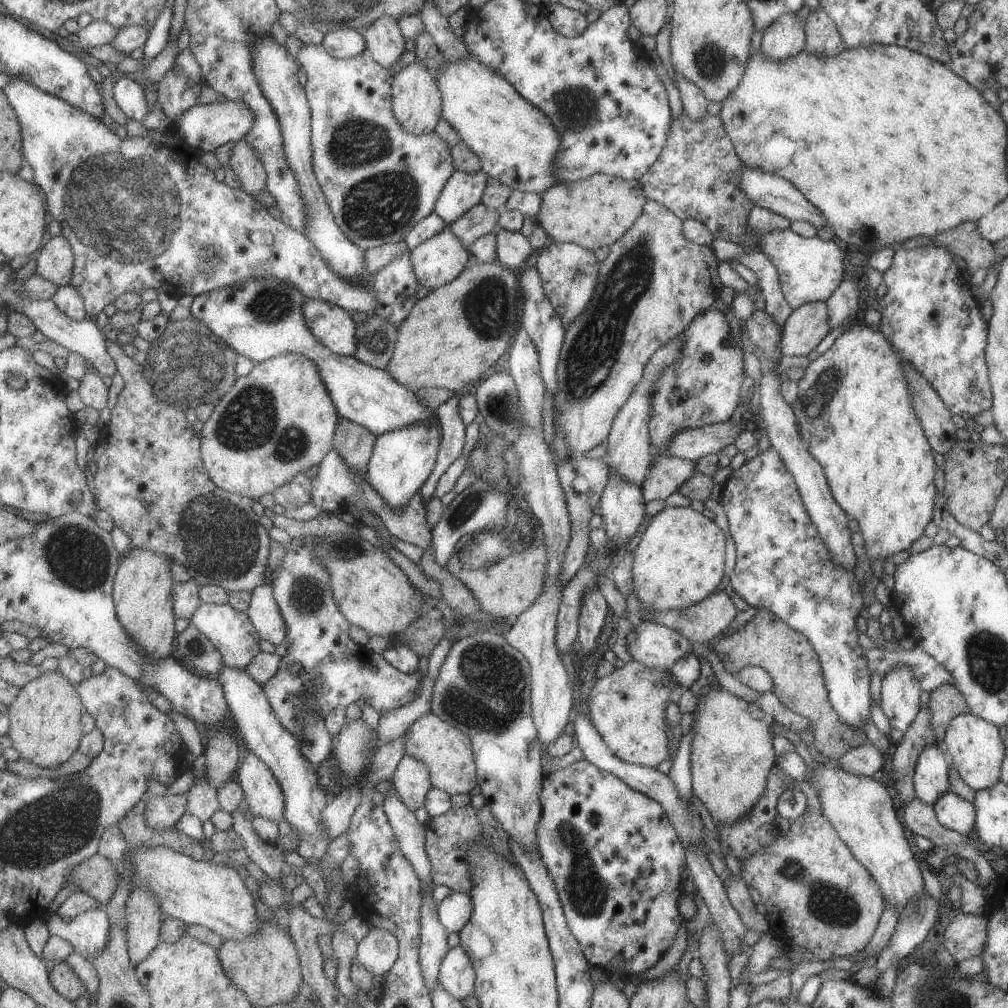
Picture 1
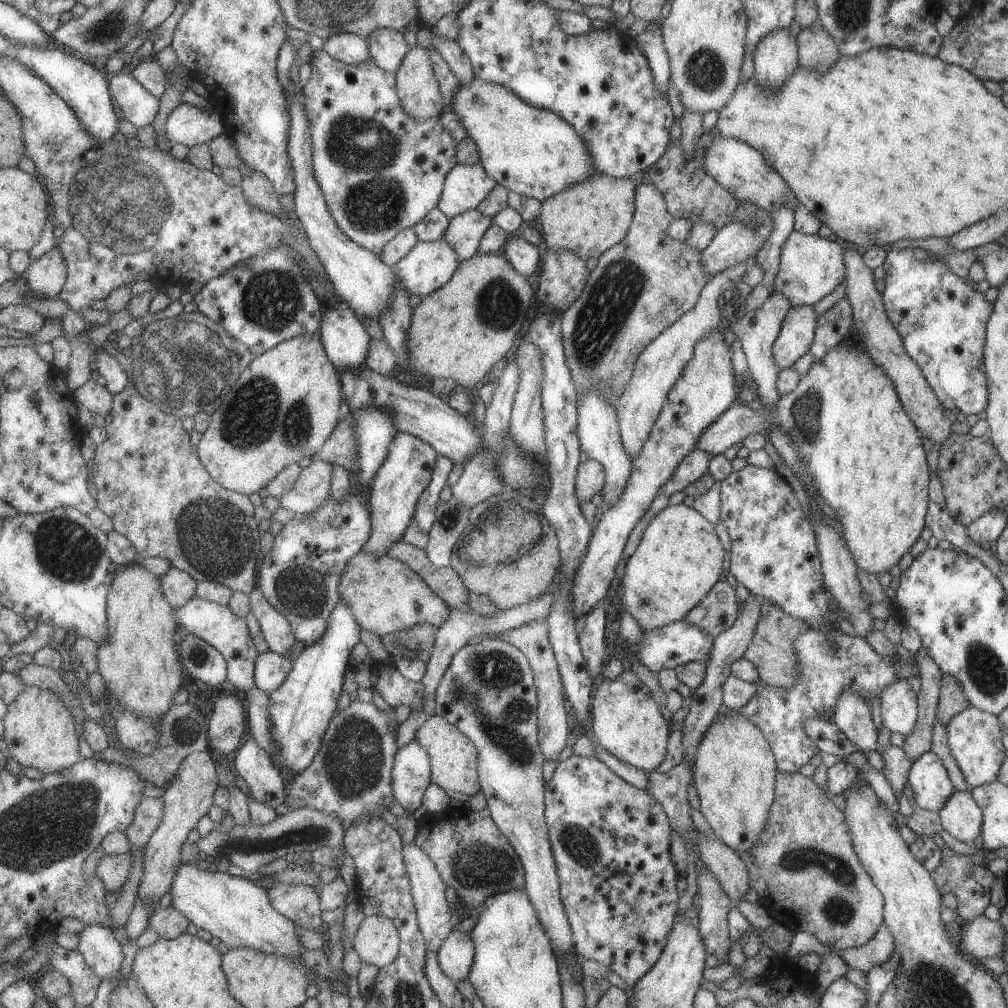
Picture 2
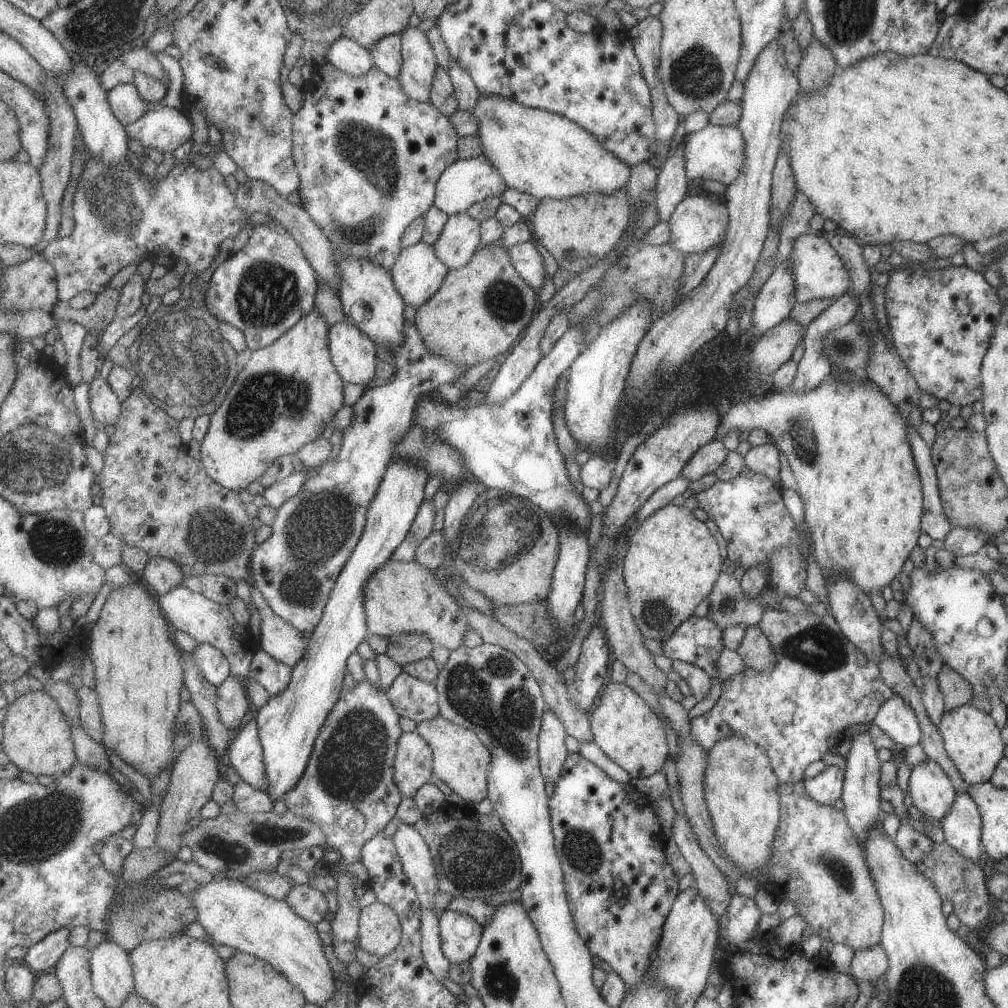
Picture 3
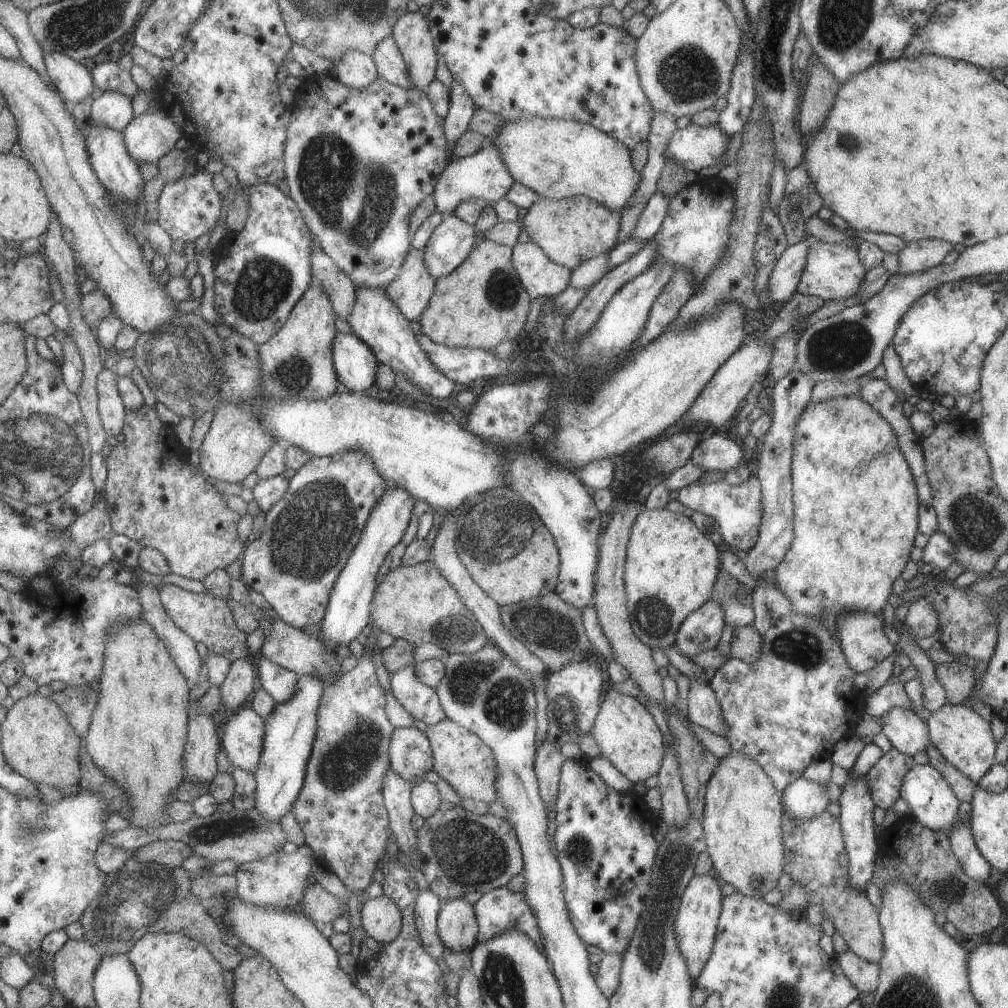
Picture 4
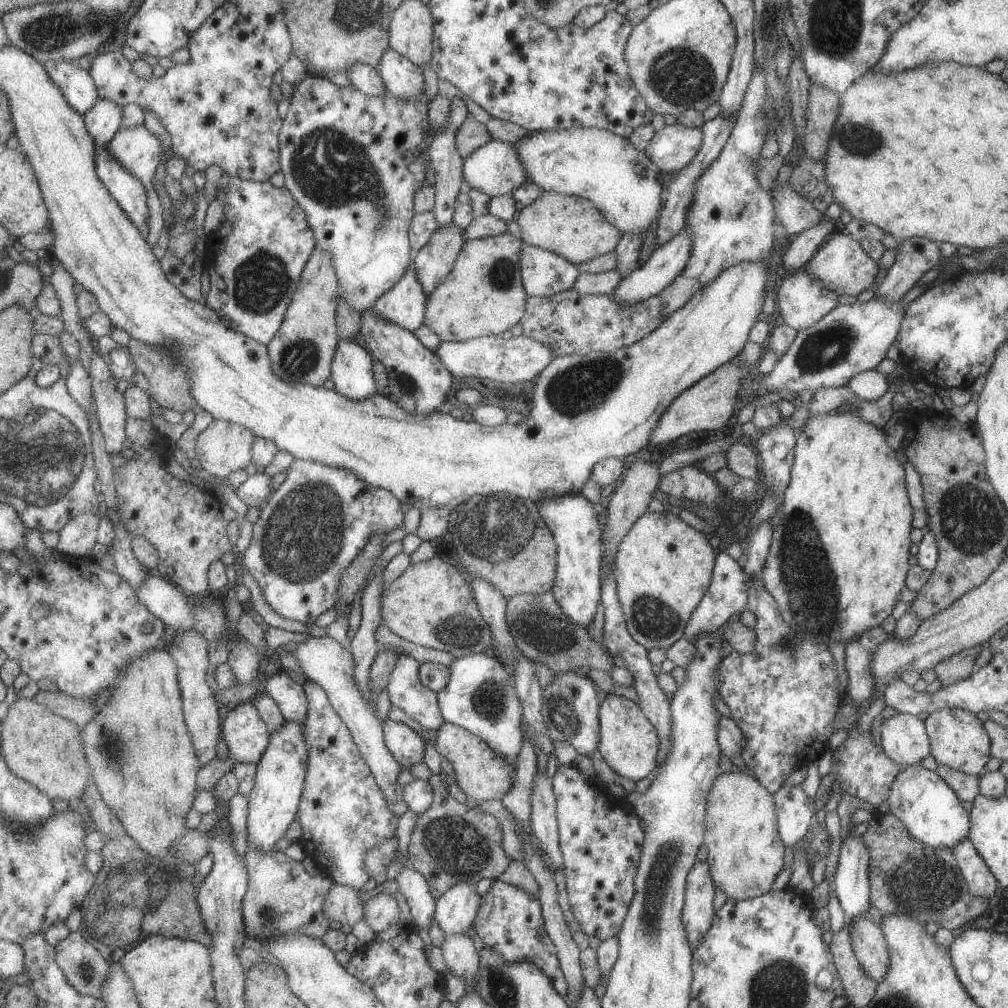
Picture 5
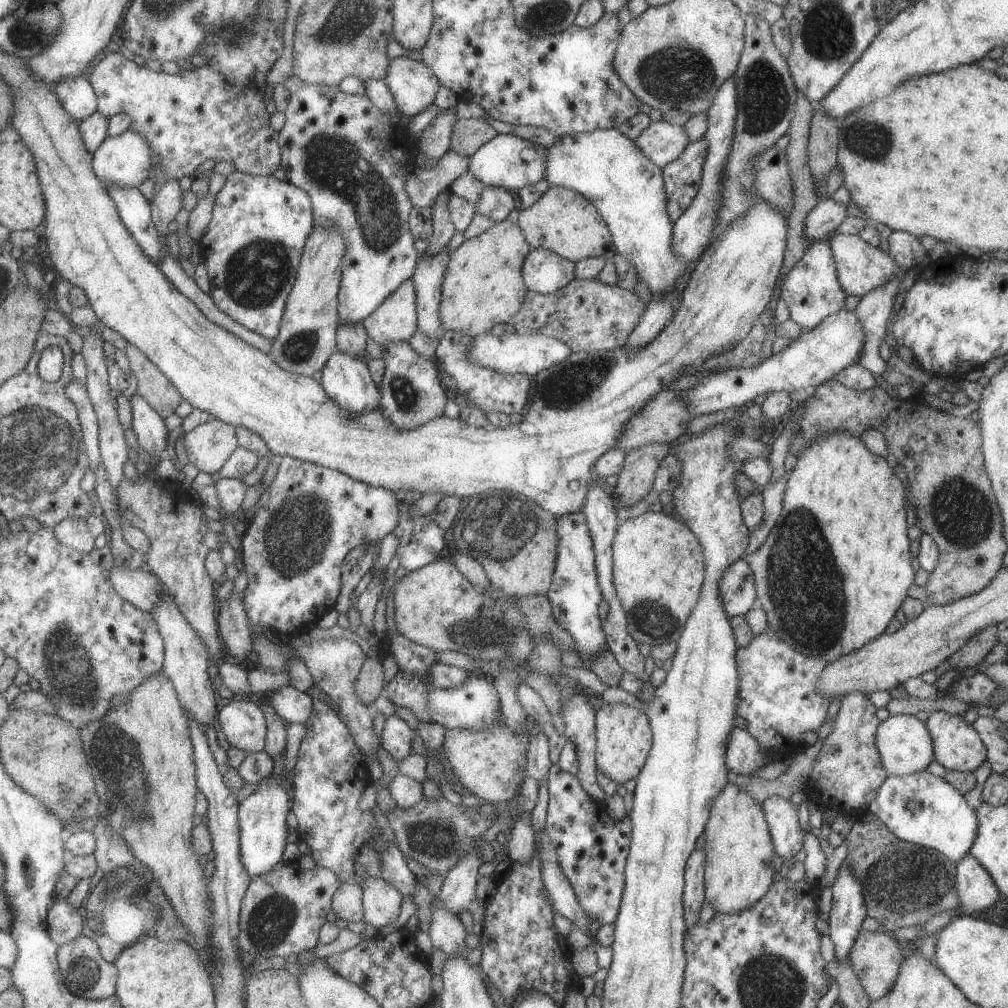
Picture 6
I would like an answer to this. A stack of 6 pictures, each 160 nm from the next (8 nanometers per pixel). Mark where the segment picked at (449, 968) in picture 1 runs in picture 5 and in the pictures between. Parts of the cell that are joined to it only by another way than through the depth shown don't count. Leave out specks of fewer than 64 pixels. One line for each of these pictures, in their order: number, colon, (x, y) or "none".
2: (456, 956)
3: (461, 935)
4: (457, 924)
5: (456, 910)

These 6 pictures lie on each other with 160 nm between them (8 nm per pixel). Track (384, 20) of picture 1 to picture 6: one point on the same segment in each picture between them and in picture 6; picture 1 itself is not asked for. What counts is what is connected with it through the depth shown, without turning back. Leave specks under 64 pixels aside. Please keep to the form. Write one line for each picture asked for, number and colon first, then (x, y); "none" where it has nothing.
2: (389, 47)
3: (388, 56)
4: (391, 64)
5: (404, 79)
6: (414, 85)

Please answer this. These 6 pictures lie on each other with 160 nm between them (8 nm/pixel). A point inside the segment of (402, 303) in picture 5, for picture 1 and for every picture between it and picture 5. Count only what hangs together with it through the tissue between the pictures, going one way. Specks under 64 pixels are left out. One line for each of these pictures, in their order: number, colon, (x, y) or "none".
1: (440, 260)
2: (428, 267)
3: (419, 274)
4: (412, 290)

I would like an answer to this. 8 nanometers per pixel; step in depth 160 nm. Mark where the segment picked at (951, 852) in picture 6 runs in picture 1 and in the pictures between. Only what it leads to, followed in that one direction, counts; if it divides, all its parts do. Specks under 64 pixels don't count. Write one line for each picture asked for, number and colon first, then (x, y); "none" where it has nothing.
1: (930, 778)
2: (927, 777)
3: (931, 793)
4: (932, 804)
5: (929, 810)

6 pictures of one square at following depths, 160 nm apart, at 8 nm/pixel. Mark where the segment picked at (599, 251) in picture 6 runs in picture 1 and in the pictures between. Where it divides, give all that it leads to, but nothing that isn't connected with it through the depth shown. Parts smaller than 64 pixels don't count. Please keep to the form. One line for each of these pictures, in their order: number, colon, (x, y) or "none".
1: (595, 211)
2: (589, 217)
3: (576, 231)
4: (569, 231)
5: (570, 226)

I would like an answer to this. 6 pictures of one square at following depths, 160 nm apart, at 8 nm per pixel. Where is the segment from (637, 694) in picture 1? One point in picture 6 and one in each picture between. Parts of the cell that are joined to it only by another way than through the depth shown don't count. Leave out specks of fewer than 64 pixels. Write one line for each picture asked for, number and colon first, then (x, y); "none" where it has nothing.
2: (626, 721)
3: (626, 730)
4: (626, 734)
5: (628, 743)
6: (622, 735)

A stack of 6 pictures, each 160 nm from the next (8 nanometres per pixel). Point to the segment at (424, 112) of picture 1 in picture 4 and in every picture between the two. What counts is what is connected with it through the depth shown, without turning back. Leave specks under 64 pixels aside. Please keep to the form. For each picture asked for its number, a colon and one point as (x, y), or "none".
2: (418, 85)
3: (420, 67)
4: (413, 33)

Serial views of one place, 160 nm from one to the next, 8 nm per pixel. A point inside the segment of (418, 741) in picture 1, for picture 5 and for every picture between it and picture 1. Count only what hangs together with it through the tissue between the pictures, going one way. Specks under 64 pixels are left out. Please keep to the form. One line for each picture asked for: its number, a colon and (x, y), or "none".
2: (454, 757)
3: (461, 761)
4: (460, 758)
5: (482, 775)

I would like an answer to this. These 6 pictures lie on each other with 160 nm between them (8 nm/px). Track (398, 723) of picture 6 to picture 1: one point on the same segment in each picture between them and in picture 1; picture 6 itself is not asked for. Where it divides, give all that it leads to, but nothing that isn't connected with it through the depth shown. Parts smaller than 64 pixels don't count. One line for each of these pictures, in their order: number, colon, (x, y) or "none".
1: (412, 780)
2: (412, 775)
3: (414, 766)
4: (411, 754)
5: (404, 743)

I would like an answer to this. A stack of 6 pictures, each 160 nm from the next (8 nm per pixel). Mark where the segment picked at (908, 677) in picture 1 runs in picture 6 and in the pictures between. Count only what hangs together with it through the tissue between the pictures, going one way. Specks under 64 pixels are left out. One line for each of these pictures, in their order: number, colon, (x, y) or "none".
2: (898, 707)
3: (894, 717)
4: (907, 733)
5: (904, 741)
6: (904, 745)

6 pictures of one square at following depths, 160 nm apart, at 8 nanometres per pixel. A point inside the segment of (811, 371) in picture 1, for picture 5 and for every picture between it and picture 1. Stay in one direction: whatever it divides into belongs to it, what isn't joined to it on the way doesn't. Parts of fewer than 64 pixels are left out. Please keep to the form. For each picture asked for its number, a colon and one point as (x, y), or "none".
2: (865, 456)
3: (846, 446)
4: (855, 506)
5: (838, 559)

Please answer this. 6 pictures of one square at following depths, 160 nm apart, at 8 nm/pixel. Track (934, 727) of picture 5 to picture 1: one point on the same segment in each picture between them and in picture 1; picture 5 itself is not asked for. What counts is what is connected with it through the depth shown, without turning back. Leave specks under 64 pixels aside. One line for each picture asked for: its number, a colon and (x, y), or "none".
1: (974, 745)
2: (974, 737)
3: (971, 740)
4: (963, 738)

